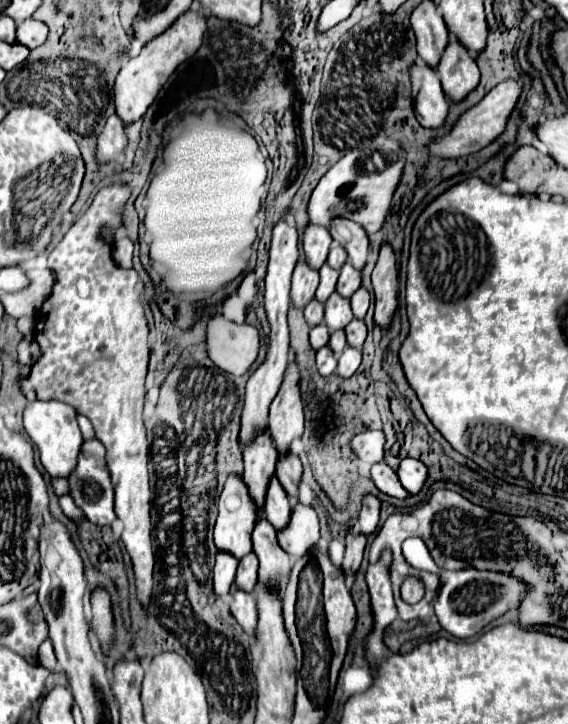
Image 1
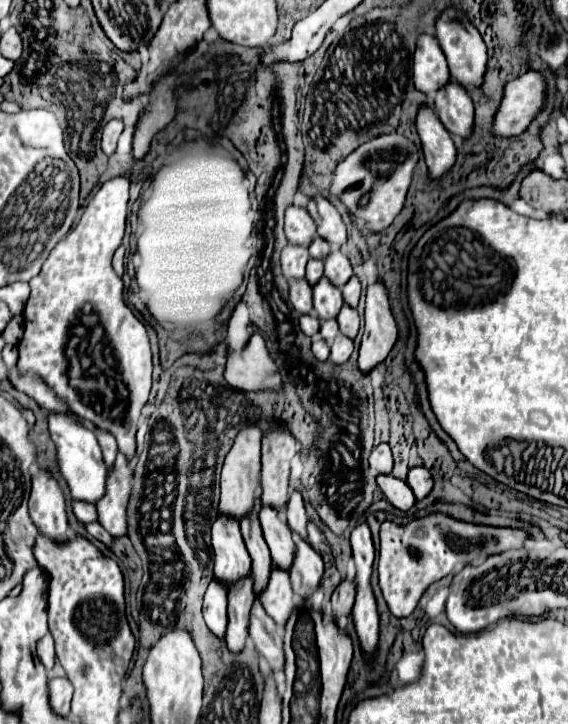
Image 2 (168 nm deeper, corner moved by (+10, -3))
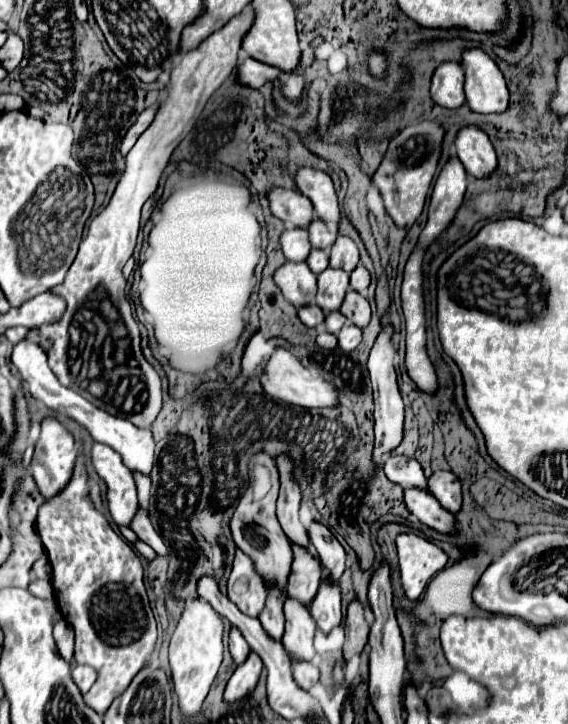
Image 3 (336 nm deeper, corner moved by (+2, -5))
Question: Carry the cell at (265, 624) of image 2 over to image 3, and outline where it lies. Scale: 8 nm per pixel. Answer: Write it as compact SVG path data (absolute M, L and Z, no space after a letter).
M292 659L292 661L290 661L290 665L292 665L294 681L296 681L296 683L298 683L298 687L302 687L302 689L310 689L310 687L318 681L318 677L320 677L318 669L316 669L316 667L312 667L312 663L308 663L308 661Z

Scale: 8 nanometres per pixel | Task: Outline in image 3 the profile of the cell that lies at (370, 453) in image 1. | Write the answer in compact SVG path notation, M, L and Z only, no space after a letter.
M394 455L384 463L384 473L390 481L402 485L402 487L420 487L426 489L426 477L422 473L422 467L416 459Z

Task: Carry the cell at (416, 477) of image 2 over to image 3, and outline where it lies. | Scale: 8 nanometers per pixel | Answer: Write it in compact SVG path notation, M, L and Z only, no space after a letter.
M436 471L432 473L432 477L428 477L428 493L432 493L440 505L450 511L456 513L462 505L462 491L460 491L460 481L454 473L450 471Z

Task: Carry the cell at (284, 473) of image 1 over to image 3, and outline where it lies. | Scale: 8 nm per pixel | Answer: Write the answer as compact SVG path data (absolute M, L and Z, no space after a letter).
M316 521L310 523L308 537L320 557L324 571L332 577L332 581L338 581L344 571L344 561L346 561L344 547L336 541L336 537L332 537L332 533L324 525L320 525Z

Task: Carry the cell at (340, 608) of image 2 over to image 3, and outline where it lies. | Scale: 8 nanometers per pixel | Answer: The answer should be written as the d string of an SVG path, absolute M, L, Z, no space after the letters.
M350 601L348 609L346 609L346 621L344 621L344 633L346 633L346 641L344 641L344 659L348 661L354 655L360 655L366 639L368 639L368 629L370 625L364 619L364 609L360 605L360 601Z

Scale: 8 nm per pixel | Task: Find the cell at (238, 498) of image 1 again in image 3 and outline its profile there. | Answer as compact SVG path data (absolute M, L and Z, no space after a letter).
M236 549L232 573L228 577L228 599L248 617L258 617L260 609L264 607L266 597L266 583L256 573L252 559Z

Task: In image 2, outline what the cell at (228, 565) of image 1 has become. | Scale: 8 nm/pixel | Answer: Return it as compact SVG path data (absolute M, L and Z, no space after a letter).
M212 581L208 591L206 591L206 597L204 597L204 619L206 619L206 625L208 629L218 637L218 639L224 639L224 631L228 627L228 613L226 613L226 605L228 605L228 599L226 599L226 587L220 583L220 581Z

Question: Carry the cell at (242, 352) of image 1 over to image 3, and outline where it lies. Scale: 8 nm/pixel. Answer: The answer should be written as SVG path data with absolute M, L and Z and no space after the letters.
M278 347L266 367L264 367L264 379L260 381L264 393L284 401L284 403L290 403L290 405L300 405L300 407L334 407L338 397L336 397L336 389L332 389L324 379L316 379L310 375L310 371L306 367L300 365L300 361L286 349Z

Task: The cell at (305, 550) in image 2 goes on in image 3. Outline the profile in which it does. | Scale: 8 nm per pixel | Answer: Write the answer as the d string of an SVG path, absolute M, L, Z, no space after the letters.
M328 575L322 577L320 587L314 595L314 599L308 605L316 625L328 633L332 627L342 623L342 611L340 611L340 587L330 581Z

